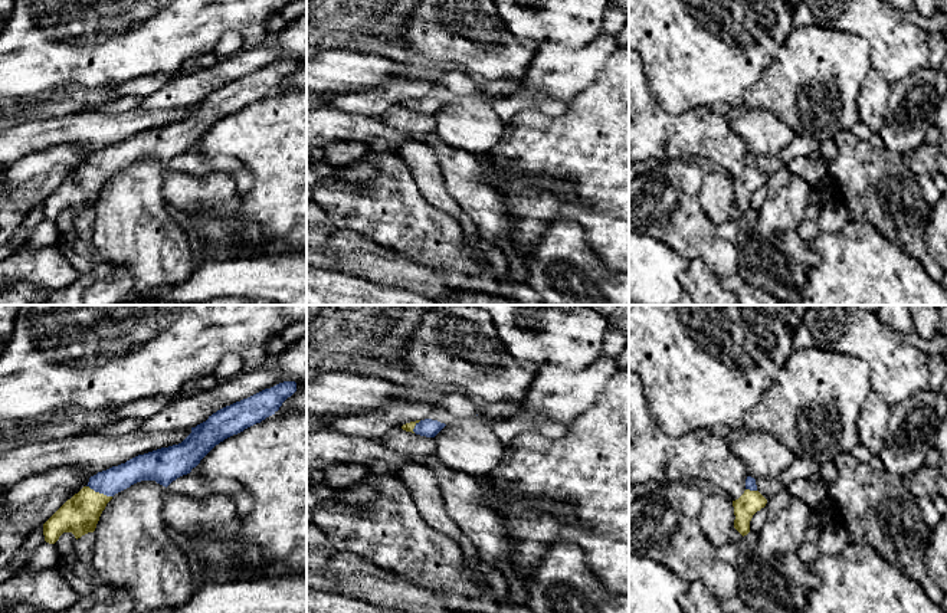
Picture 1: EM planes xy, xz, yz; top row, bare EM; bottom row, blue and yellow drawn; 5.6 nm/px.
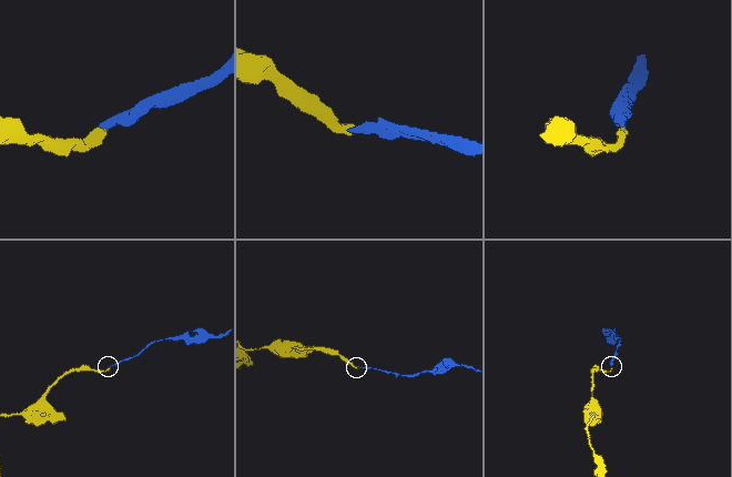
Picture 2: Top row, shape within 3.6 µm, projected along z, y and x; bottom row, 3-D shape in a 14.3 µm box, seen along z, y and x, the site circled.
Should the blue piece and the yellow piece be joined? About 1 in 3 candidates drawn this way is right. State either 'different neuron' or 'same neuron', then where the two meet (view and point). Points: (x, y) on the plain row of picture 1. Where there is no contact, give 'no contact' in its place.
same neuron | xy (100, 170)

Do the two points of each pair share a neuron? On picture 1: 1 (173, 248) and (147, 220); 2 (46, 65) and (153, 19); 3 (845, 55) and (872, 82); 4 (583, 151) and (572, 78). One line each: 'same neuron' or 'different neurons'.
1: same neuron
2: same neuron
3: same neuron
4: different neurons

